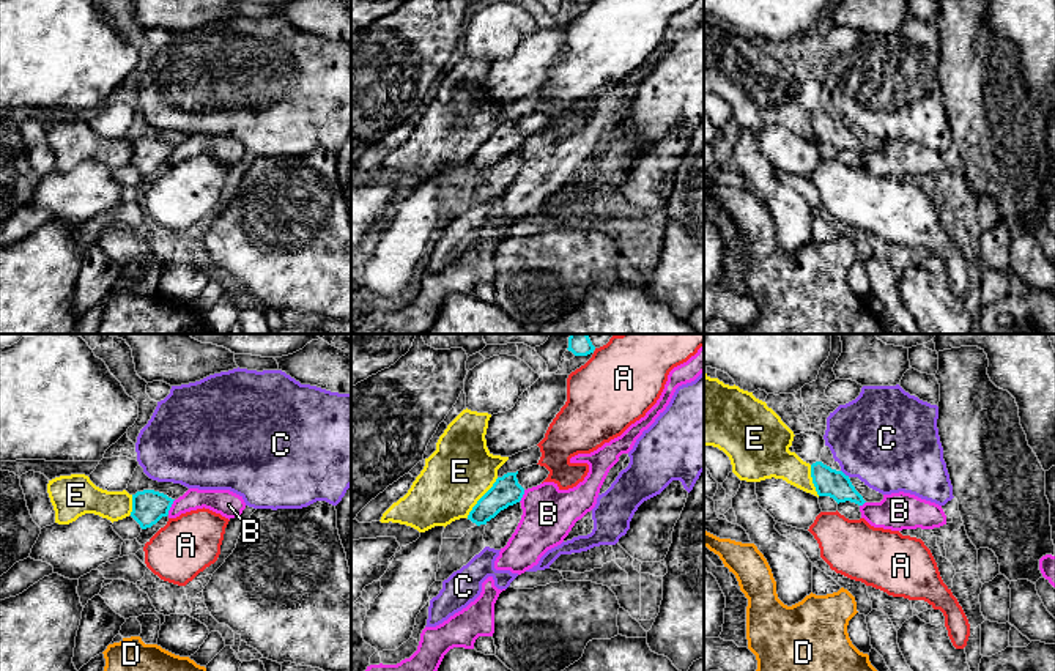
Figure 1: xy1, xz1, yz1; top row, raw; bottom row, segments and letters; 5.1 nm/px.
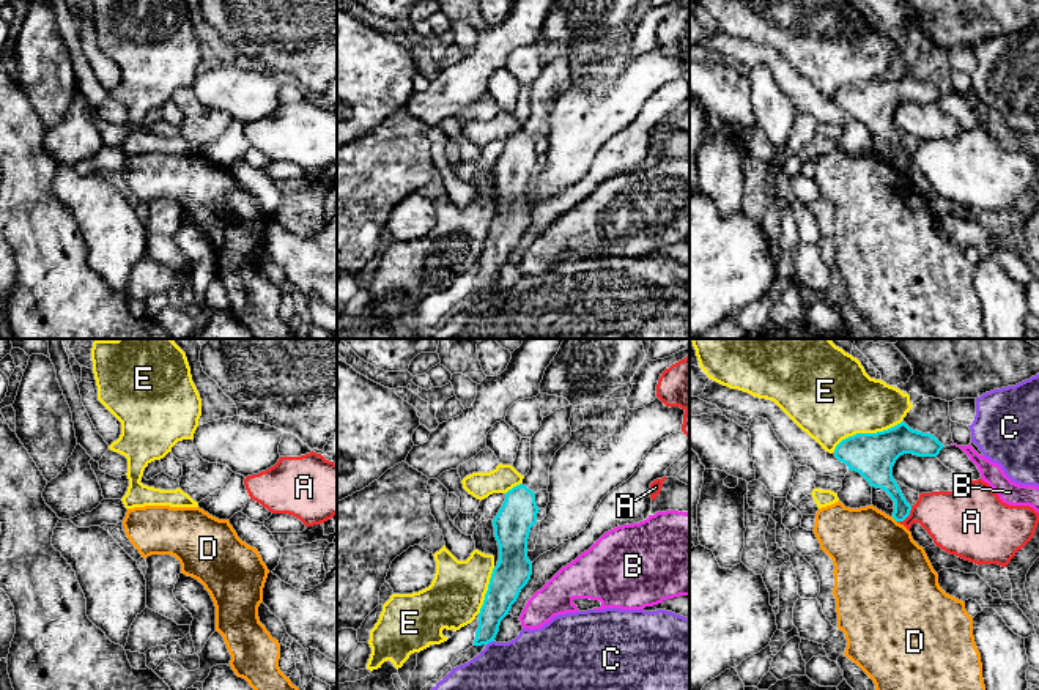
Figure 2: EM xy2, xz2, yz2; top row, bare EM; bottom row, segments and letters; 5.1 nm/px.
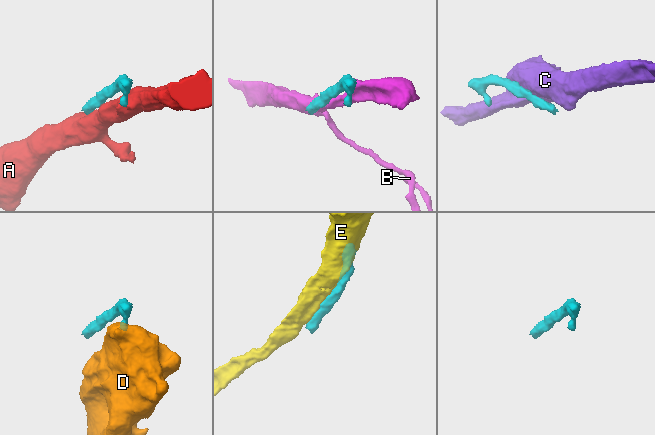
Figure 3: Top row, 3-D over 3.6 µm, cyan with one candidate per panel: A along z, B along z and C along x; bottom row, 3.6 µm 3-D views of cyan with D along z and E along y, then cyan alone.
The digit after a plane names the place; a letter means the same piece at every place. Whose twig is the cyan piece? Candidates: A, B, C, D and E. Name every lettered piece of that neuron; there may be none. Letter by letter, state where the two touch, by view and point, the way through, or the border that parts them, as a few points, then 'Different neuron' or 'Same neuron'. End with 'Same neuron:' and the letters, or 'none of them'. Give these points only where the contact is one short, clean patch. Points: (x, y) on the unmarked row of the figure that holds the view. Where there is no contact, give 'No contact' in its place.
A: Touches cyan at yz2 (907, 163). Different neuron
B: Touches cyan at xy1 (170, 153). Boundary: xy1 (175, 147), (167, 161). Different neuron
C: Touches cyan at yz1 (844, 122). Different neuron
D: Touches cyan at yz2 (894, 166). Boundary: yz2 (891, 164), (896, 169). Different neuron
E: Touches cyan at yz2 (866, 81). Different neuron
Same neuron: none of them

